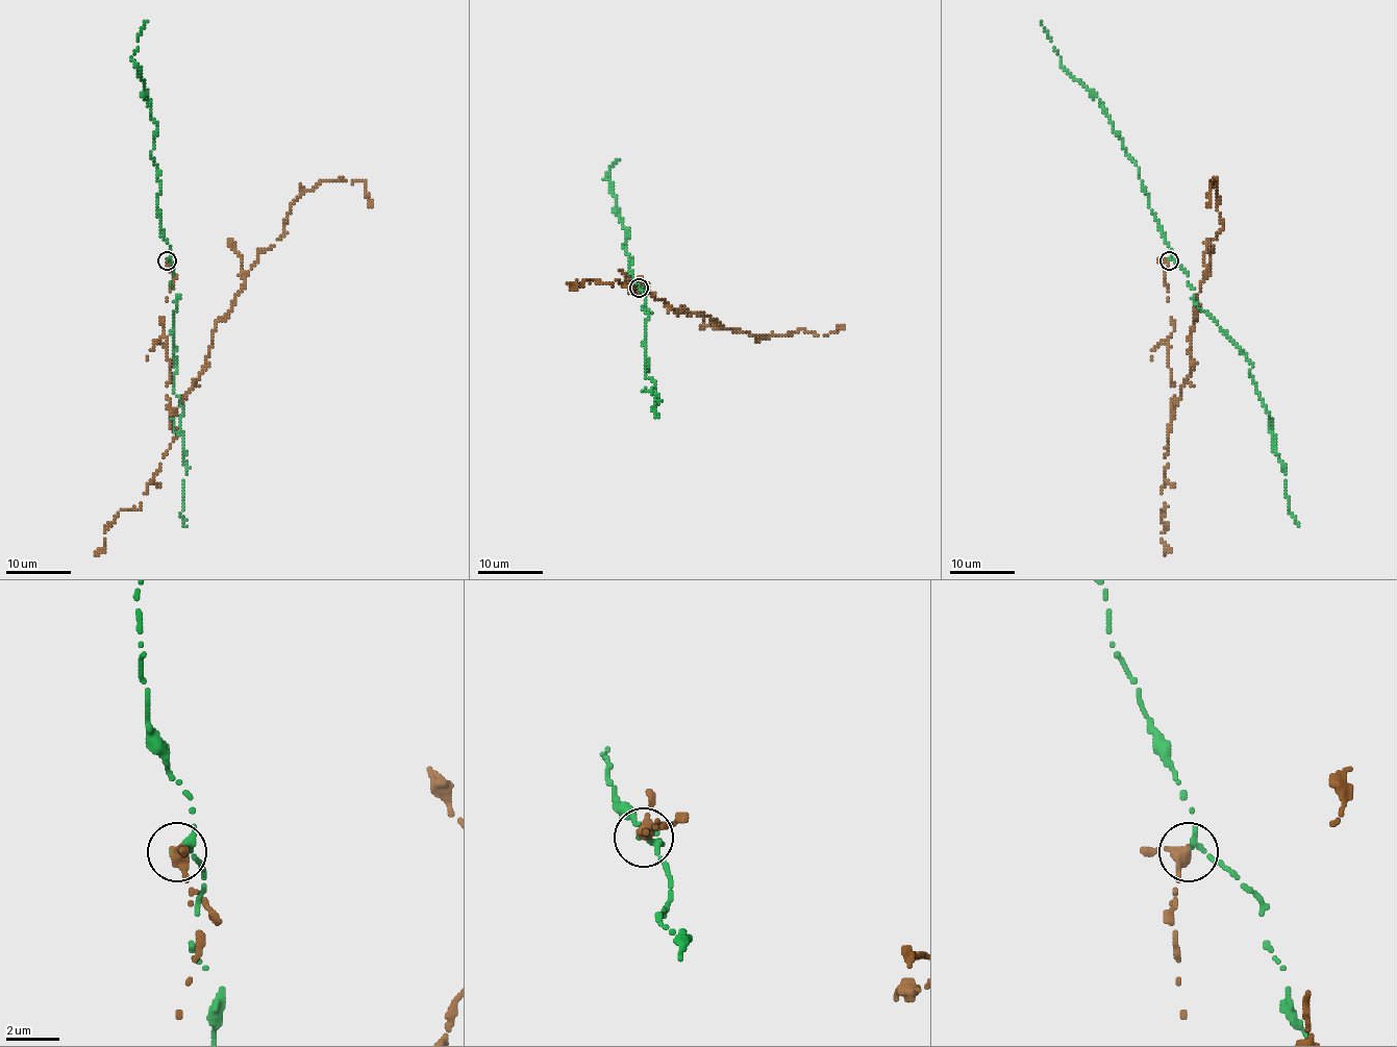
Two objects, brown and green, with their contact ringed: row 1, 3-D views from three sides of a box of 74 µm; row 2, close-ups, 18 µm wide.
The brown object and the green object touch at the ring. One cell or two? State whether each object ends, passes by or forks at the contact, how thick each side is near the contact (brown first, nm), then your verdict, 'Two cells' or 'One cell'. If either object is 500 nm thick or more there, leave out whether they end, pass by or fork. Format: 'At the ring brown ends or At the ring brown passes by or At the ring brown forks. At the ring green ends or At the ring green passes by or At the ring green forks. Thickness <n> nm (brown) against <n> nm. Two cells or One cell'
At the ring brown passes by. At the ring green ends. Thickness 320 nm (brown) against 260 nm. Two cells

